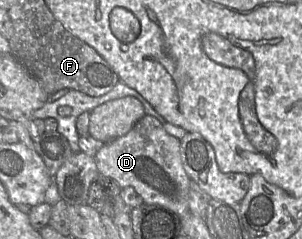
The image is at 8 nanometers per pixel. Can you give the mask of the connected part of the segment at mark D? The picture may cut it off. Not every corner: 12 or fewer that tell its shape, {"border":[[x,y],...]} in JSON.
{"border":[[153,116],[96,153],[99,175],[183,217],[180,140]]}

